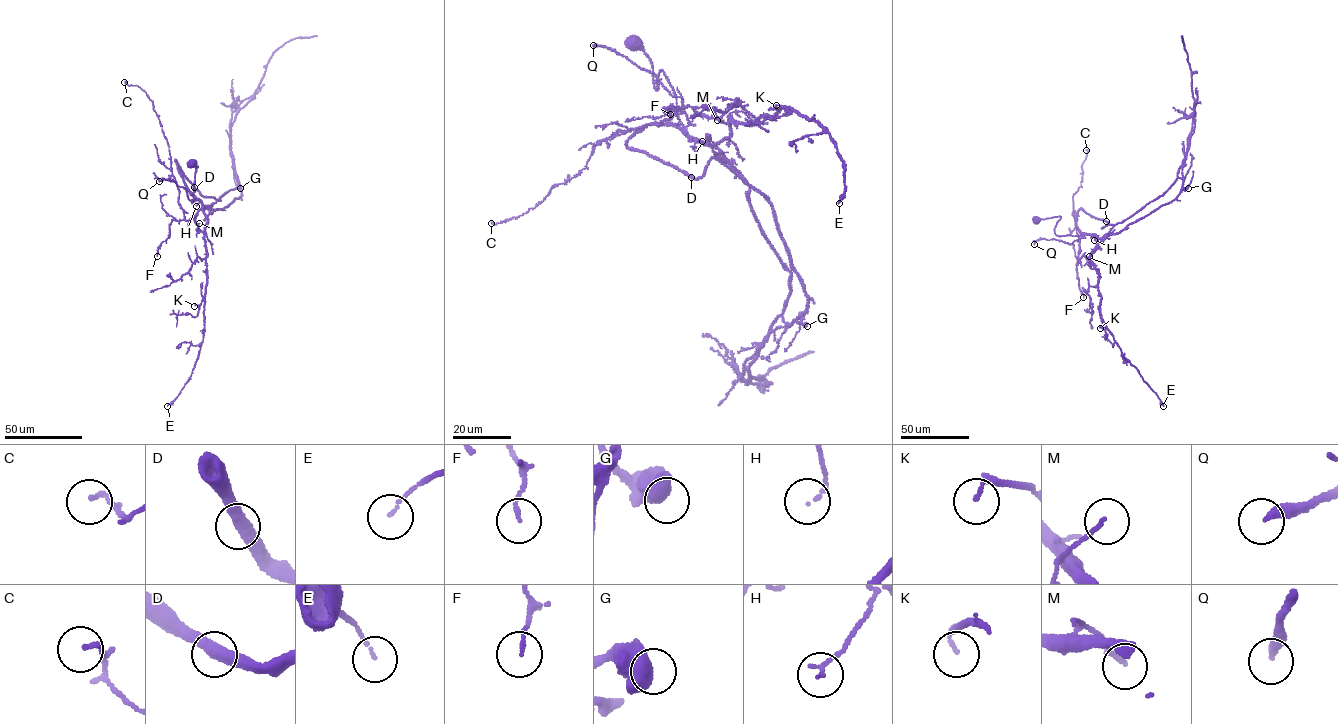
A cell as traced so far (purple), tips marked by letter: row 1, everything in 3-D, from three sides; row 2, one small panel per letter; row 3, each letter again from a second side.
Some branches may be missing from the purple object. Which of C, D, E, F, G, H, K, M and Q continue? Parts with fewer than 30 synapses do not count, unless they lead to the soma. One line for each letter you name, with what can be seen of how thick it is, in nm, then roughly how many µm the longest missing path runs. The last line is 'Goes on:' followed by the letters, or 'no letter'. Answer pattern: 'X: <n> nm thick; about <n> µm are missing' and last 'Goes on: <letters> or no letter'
Goes on: no letter

